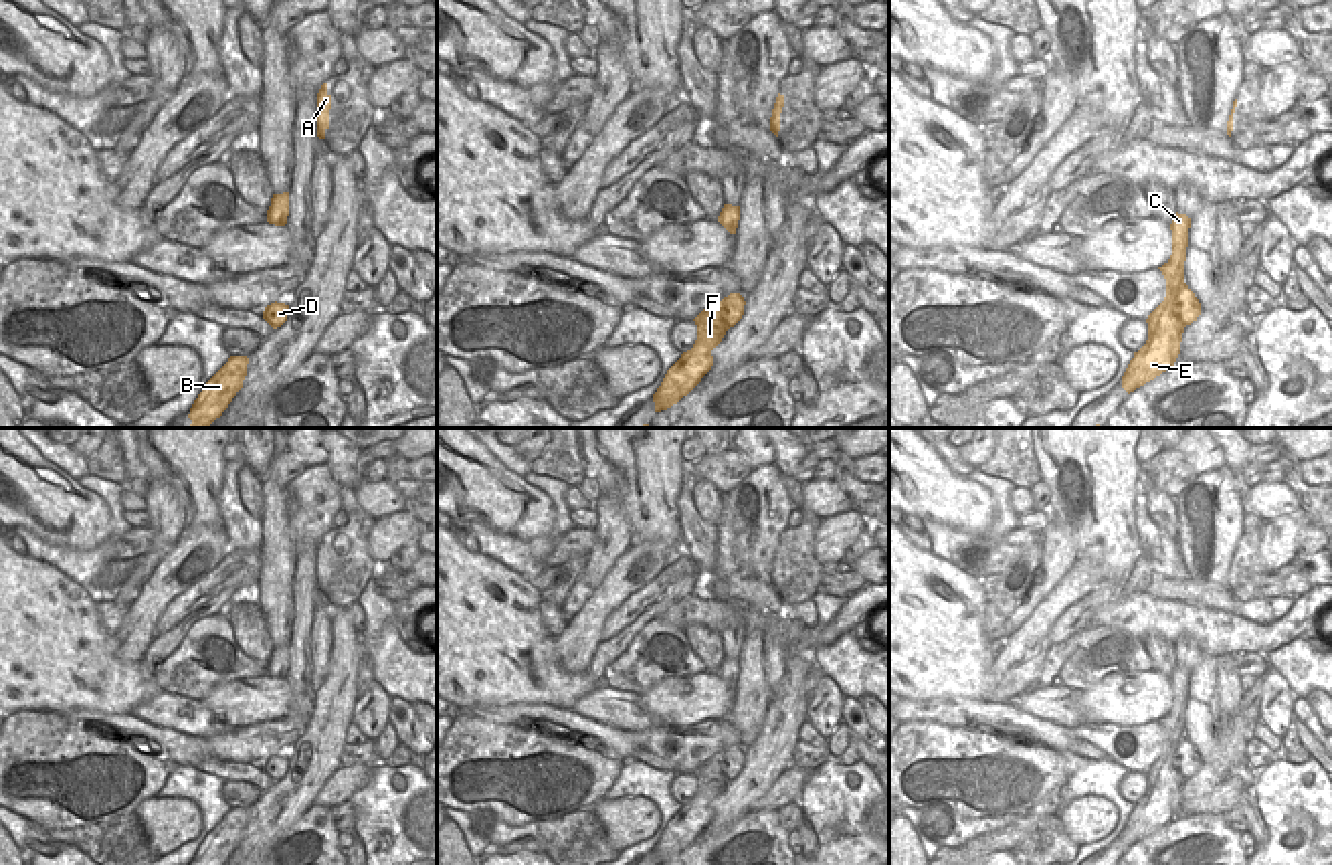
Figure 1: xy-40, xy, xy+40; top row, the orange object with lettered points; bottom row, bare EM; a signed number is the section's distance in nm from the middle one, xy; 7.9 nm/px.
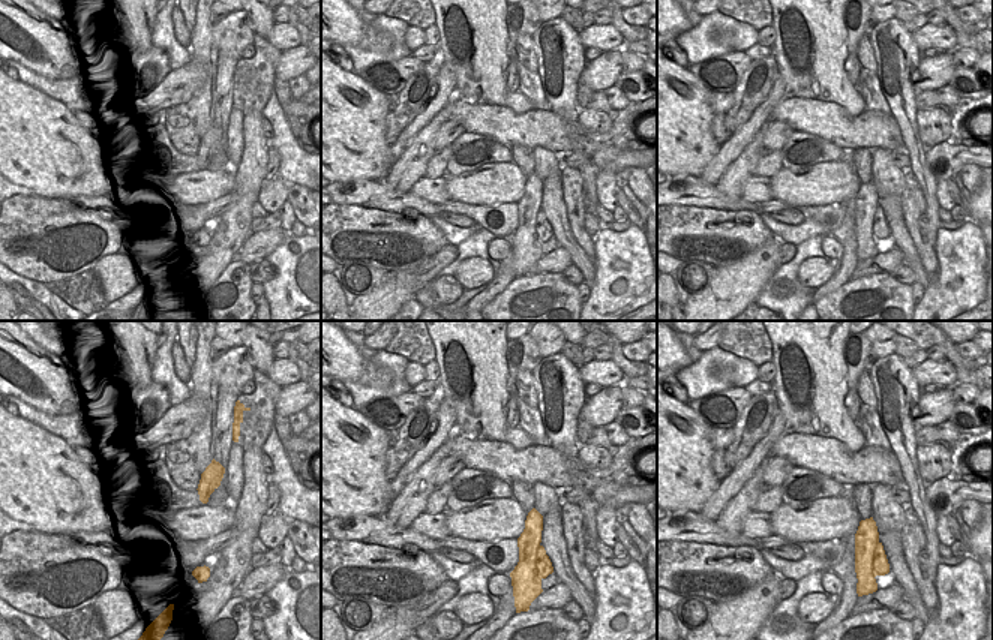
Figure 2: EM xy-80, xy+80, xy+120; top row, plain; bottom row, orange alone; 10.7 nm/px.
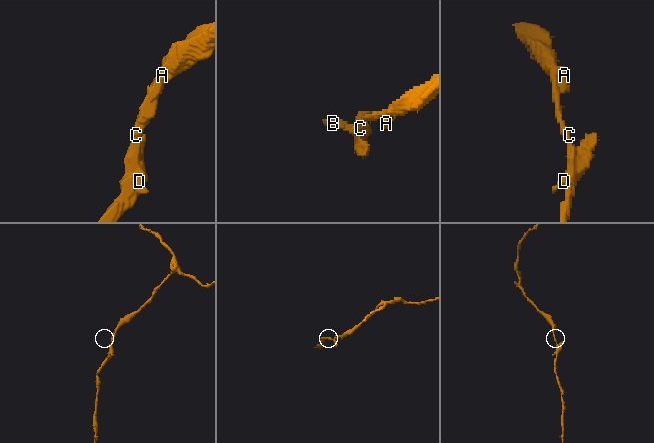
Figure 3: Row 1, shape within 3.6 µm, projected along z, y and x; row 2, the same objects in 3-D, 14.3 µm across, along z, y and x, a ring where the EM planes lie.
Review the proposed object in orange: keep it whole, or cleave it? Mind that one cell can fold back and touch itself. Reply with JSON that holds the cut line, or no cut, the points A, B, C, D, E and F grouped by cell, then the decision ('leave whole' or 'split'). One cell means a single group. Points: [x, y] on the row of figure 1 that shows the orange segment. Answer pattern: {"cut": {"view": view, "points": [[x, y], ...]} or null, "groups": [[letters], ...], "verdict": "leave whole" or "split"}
{"cut": {"view": "xy+40", "points": [[1183, 283], [1175, 302], [1175, 314], [1185, 326]]}, "groups": [["A", "B", "C", "E", "F"], ["D"]], "verdict": "split"}

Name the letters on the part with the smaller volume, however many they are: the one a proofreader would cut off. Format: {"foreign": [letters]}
{"foreign": ["D"]}

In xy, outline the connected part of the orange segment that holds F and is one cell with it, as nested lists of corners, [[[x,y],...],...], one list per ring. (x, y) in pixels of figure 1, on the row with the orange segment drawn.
[[[720,303],[703,309],[695,319],[697,340],[691,350],[667,370],[661,386],[653,394],[655,412],[667,410],[687,396],[701,378],[711,370],[711,350],[722,342],[730,329],[720,313]]]

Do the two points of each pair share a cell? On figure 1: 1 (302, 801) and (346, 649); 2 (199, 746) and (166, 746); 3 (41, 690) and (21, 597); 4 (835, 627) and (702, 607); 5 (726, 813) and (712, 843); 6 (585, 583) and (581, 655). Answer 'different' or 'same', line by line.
1: different
2: same
3: same
4: same
5: different
6: different

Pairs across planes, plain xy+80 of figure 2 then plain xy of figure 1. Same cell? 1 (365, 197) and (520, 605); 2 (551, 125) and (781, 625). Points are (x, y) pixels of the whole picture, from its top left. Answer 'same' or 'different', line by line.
1: different
2: same

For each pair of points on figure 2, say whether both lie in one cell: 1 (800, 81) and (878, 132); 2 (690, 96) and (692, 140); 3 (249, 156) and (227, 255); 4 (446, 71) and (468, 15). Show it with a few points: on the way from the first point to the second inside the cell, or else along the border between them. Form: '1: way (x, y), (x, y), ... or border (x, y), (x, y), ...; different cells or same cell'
1: border (821, 102), (836, 102), (852, 116), (866, 110); different cells
2: way (690, 107), (690, 129); same cell
3: border (240, 245), (228, 245), (203, 263); different cells
4: border (443, 60), (447, 60), (455, 72), (452, 96); different cells

